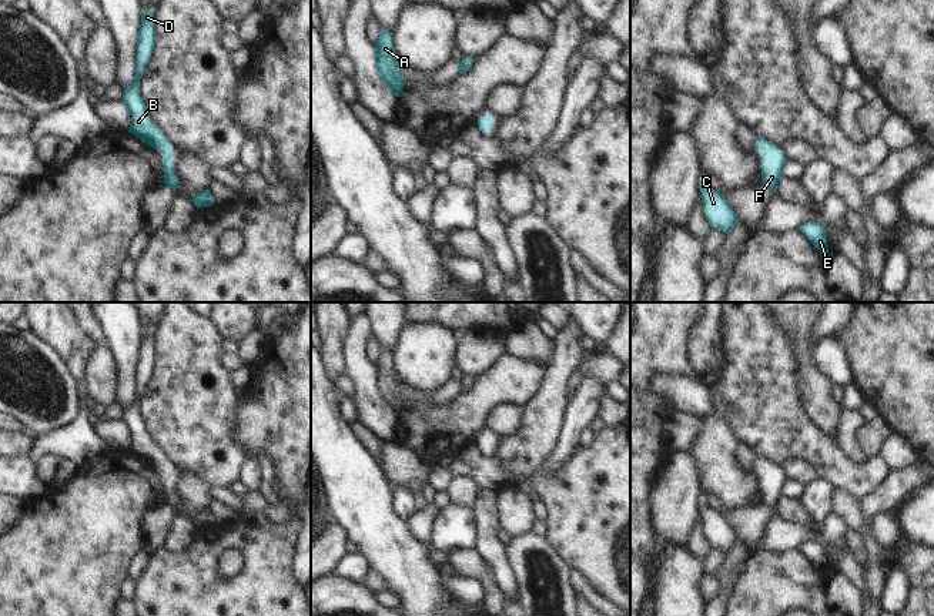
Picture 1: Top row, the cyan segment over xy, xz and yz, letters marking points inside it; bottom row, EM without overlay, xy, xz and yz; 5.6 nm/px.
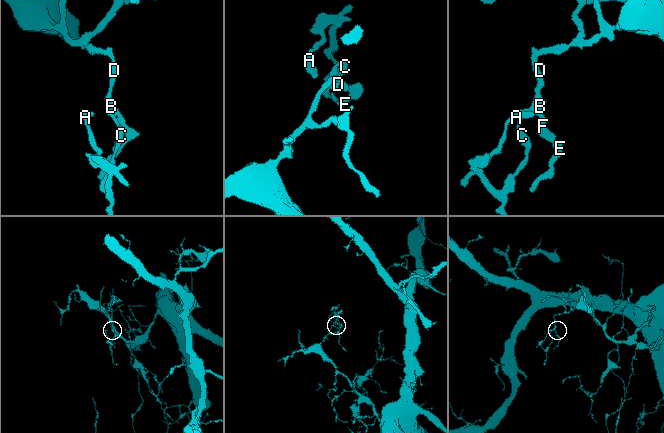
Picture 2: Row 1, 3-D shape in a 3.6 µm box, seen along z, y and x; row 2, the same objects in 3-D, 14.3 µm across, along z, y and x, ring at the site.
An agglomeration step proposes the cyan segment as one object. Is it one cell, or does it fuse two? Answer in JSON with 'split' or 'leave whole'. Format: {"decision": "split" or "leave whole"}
{"decision": "leave whole"}

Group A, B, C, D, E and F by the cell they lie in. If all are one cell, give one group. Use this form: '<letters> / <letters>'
A B C D E F

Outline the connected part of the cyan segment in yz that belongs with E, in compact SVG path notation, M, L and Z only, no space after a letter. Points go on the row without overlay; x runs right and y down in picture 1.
M809 540L801 545L800 550L809 558L816 569L824 570L826 573L830 572L827 552L821 543Z

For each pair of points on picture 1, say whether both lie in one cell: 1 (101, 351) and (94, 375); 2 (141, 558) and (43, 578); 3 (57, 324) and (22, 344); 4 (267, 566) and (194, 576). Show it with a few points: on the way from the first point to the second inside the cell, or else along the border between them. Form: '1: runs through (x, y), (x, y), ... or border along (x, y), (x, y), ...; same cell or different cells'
1: runs through (101, 357), (100, 370); same cell
2: border along (144, 549), (131, 559), (127, 576); different cells
3: border along (29, 330), (43, 340), (60, 358); different cells
4: runs through (248, 585), (213, 585); same cell

